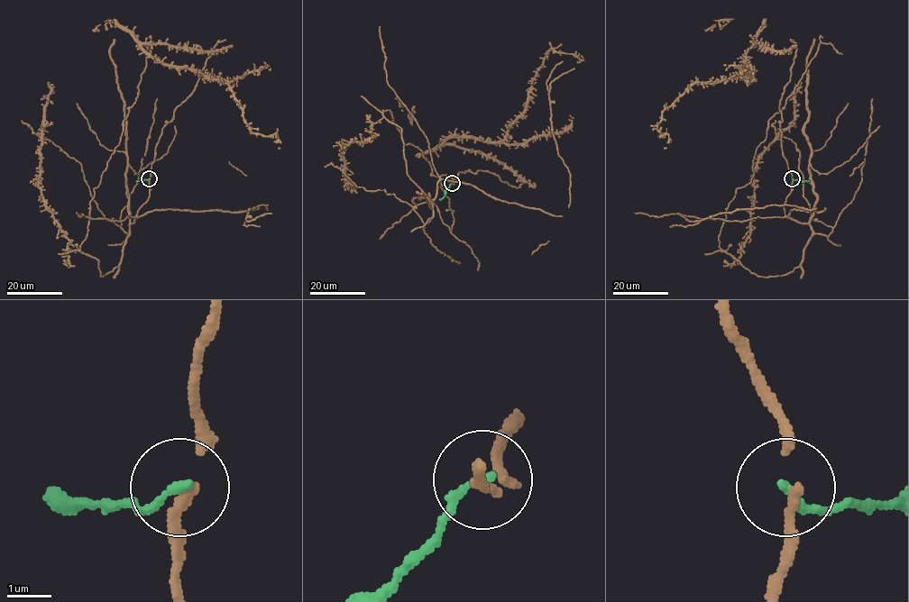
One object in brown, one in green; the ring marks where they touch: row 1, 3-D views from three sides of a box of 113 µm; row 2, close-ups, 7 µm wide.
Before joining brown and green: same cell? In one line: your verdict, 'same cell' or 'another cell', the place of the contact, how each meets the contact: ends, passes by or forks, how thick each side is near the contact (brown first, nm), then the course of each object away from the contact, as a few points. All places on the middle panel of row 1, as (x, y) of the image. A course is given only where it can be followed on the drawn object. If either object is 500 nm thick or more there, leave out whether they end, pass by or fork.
another cell; at (452, 183); brown passes by; green ends there; 160 nm thick on the brown side, 200 nm on the other; brown runs (452, 184), (440, 176), (429, 201), (407, 173), (401, 129), (382, 112), (440, 181), (451, 232); green runs (452, 183), (439, 199)

